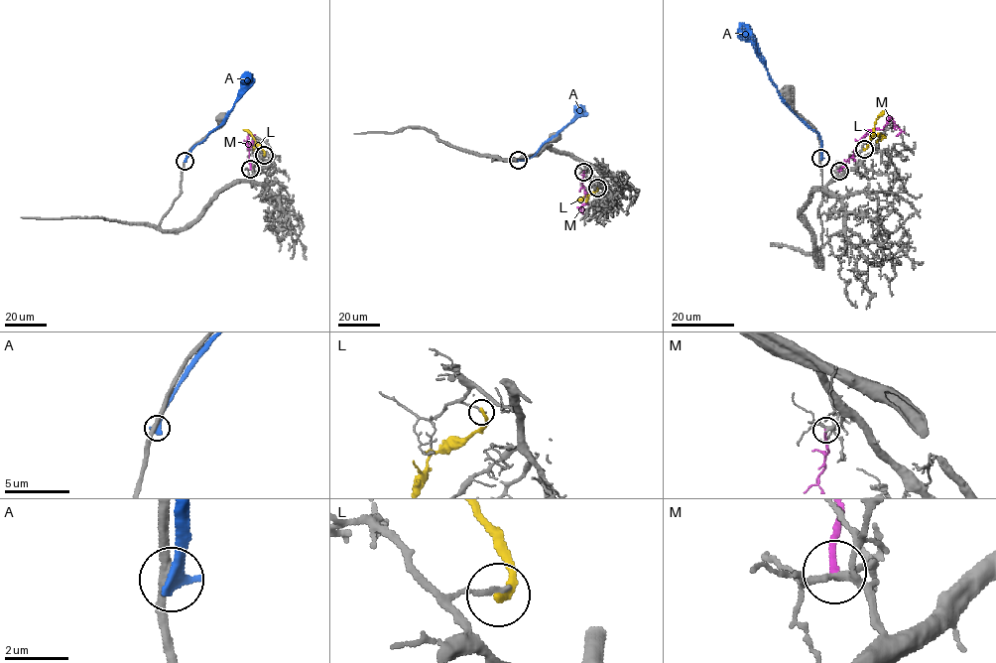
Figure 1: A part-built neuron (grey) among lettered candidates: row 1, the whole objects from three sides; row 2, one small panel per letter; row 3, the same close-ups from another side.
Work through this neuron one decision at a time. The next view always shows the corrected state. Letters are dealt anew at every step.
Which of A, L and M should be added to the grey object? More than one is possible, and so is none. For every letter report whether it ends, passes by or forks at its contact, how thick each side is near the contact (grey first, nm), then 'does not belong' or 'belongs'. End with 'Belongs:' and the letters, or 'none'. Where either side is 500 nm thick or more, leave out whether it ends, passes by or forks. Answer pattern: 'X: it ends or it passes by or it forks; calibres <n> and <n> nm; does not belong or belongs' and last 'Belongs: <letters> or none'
A: it ends; calibres 300 and 400 nm; does not belong
L: it ends; calibres 180 and 280 nm; does not belong
M: it ends; calibres 180 and 180 nm; does not belong
Belongs: none

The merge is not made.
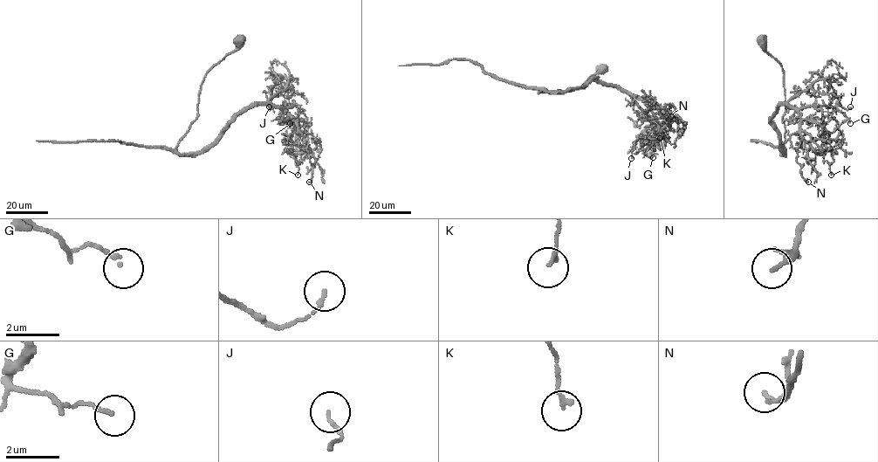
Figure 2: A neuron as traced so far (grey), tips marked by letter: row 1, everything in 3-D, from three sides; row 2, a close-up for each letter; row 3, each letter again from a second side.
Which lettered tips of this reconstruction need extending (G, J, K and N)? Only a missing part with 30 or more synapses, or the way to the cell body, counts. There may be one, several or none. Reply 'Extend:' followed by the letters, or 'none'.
Extend: none

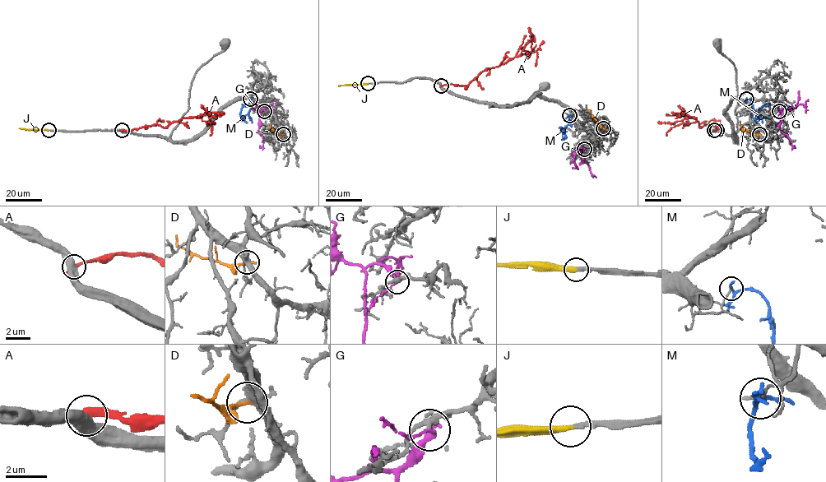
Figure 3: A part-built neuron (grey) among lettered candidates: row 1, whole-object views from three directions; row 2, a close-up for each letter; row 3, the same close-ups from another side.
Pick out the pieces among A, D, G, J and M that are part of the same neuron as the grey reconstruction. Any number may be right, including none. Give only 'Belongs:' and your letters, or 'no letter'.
Belongs: J

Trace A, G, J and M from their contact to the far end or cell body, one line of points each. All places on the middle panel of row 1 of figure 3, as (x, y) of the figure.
A: (442, 85), (467, 85), (488, 68), (522, 54), (529, 57), (529, 35)
G: (584, 149), (577, 151), (583, 159), (582, 161)
J: (368, 83), (338, 85)
M: (569, 115), (568, 124), (563, 129), (559, 127), (565, 136), (561, 140)

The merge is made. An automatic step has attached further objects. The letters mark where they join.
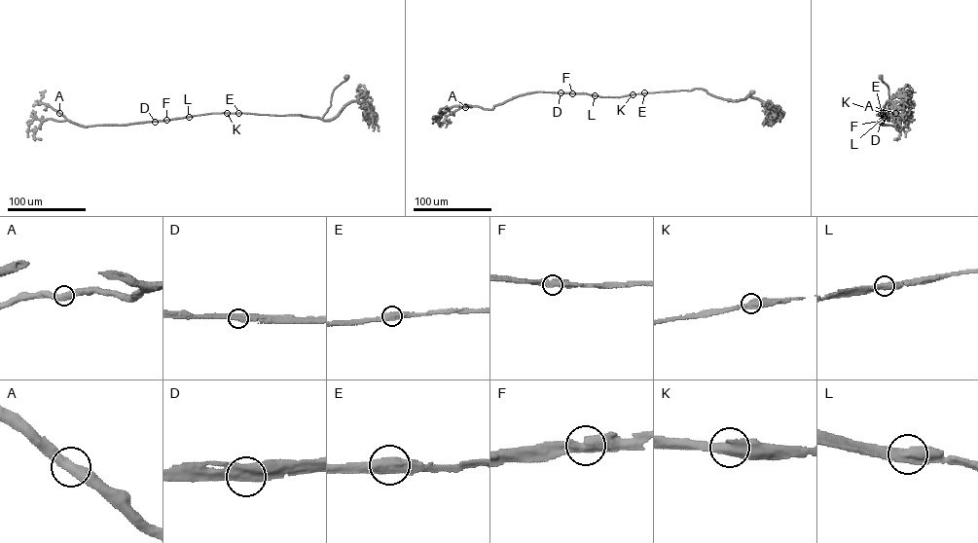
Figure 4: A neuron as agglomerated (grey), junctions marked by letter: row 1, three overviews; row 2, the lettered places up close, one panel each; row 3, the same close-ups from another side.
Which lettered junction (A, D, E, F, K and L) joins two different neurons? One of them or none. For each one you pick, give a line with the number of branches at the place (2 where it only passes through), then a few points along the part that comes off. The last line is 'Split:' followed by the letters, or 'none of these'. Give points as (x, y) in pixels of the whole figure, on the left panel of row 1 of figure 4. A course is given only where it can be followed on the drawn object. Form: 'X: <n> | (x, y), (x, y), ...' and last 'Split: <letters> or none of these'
Split: none of these

